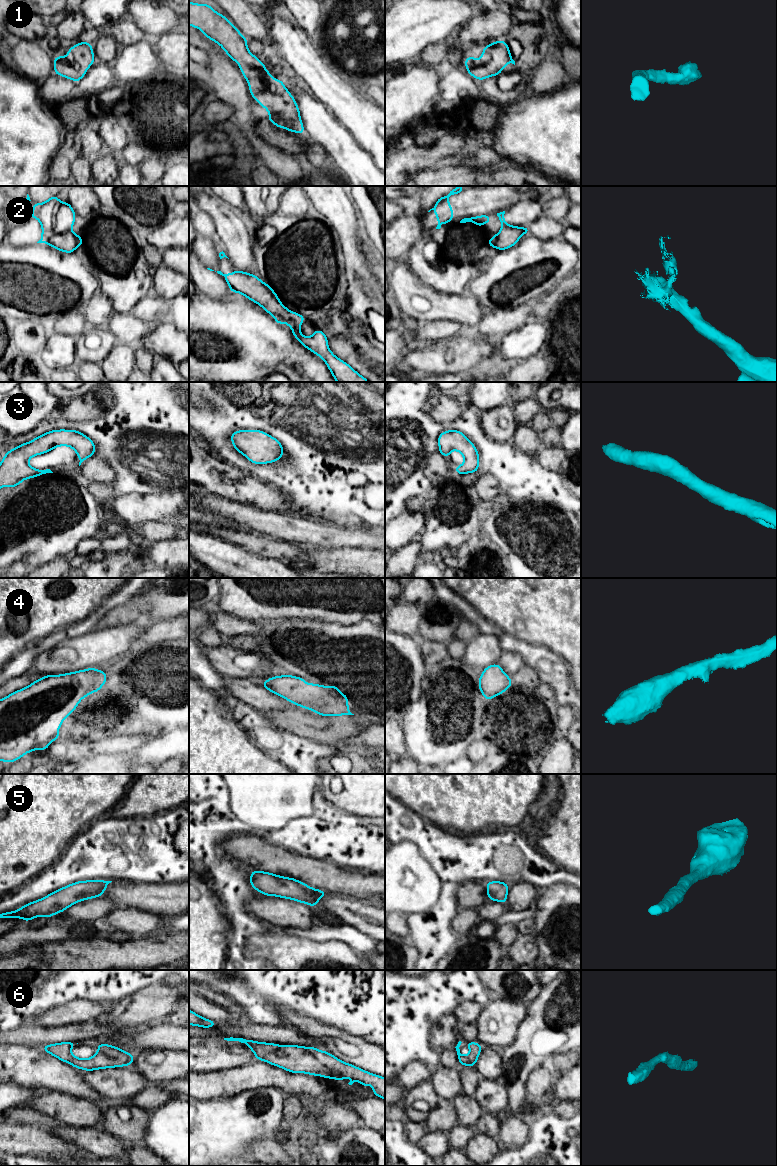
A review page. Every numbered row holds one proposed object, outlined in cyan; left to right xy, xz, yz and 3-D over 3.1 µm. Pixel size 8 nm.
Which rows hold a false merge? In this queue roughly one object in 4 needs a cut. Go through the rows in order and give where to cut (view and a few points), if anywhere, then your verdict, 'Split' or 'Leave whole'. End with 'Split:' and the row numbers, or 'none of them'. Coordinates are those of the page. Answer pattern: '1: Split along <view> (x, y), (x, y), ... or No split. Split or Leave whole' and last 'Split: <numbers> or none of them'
1: No split. Leave whole
2: No split. Leave whole
3: No split. Leave whole
4: No split. Leave whole
5: No split. Leave whole
6: No split. Leave whole
Split: none of them

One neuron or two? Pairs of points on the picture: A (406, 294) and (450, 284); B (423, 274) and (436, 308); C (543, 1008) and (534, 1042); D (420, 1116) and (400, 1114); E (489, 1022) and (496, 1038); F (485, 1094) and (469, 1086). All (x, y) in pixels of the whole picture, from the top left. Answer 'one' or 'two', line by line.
A: two
B: two
C: one
D: two
E: one
F: two

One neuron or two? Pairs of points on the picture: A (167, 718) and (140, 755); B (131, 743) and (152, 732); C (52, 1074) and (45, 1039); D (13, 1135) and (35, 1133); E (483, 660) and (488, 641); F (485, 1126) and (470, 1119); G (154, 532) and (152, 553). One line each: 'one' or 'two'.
A: two
B: one
C: two
D: one
E: one
F: two
G: two

